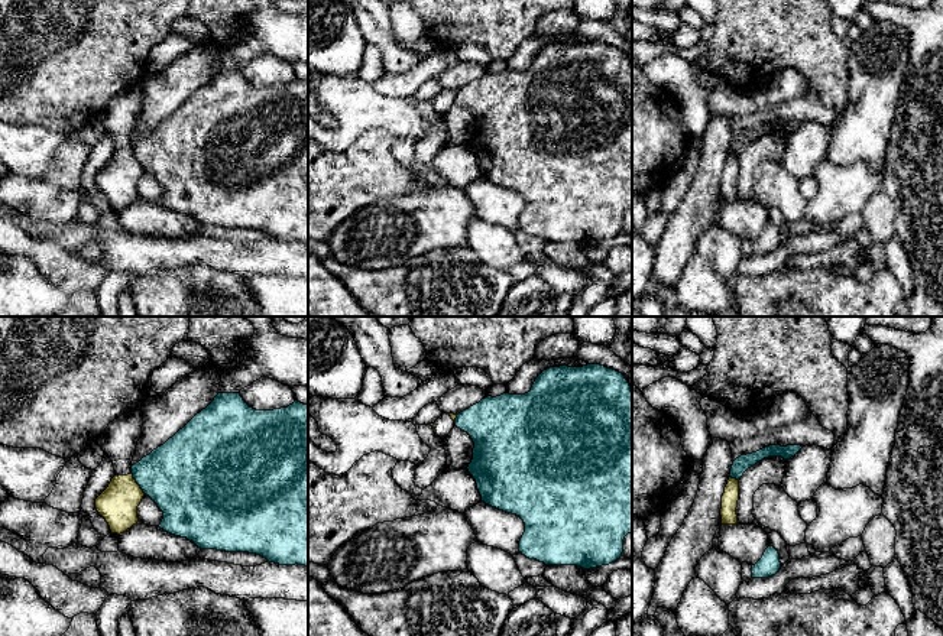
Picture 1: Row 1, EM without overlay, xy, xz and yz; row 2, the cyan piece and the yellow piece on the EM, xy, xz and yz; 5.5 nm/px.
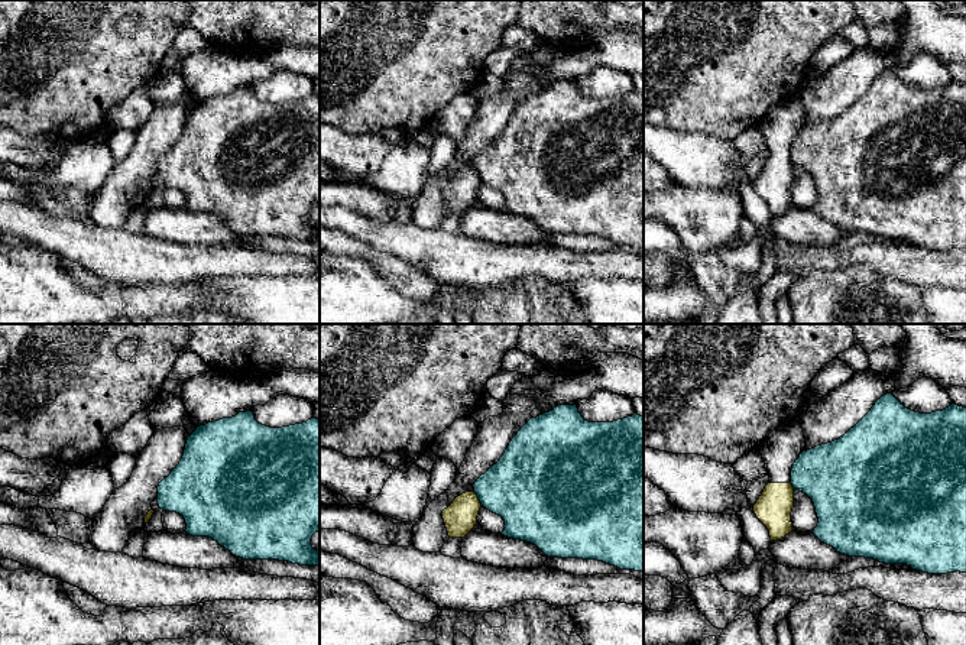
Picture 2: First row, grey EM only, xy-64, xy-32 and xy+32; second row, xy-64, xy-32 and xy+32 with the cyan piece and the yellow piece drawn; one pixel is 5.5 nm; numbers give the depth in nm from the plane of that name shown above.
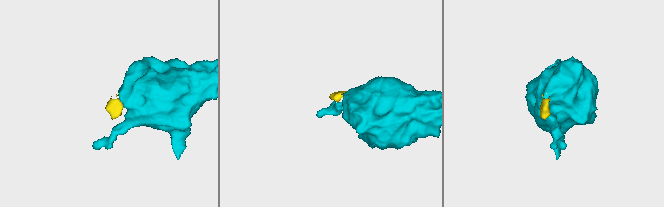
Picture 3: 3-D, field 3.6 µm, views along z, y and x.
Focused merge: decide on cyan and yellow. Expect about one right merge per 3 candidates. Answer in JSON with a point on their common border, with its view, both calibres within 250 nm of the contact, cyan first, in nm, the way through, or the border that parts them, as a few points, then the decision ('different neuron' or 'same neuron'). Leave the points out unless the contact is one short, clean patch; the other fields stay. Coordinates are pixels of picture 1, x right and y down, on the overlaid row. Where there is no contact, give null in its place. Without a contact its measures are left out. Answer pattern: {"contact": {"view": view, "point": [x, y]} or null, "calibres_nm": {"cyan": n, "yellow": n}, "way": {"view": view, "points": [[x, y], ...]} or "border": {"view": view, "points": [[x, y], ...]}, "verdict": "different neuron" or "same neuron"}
{"contact": {"view": "xy", "point": [136, 482]}, "calibres_nm": {"cyan": 400, "yellow": 220}, "border": {"view": "xy", "points": [[130, 473], [145, 493]]}, "verdict": "different neuron"}

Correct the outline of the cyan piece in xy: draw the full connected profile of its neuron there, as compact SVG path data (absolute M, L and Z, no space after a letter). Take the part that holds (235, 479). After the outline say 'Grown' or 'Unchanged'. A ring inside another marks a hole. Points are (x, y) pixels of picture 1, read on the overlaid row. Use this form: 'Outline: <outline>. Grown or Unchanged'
Outline: M218 393L205 409L197 413L163 445L158 447L139 463L133 464L132 474L143 493L149 496L163 512L163 519L159 528L165 532L187 538L201 549L249 552L260 555L269 562L279 565L298 564L308 567L308 405L295 400L288 408L256 411L243 400L240 393Z. Unchanged

